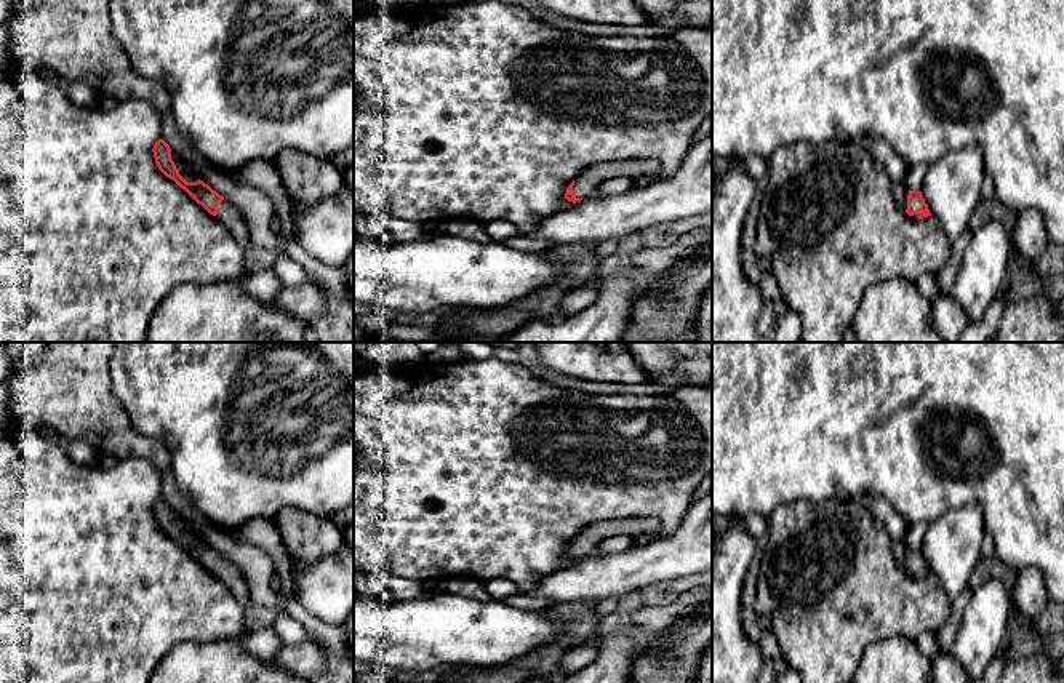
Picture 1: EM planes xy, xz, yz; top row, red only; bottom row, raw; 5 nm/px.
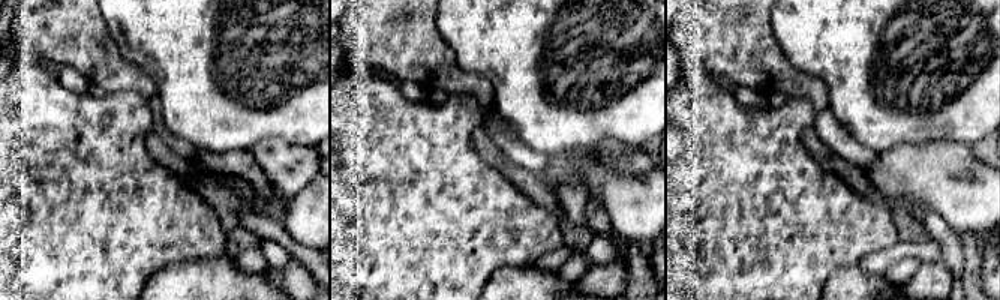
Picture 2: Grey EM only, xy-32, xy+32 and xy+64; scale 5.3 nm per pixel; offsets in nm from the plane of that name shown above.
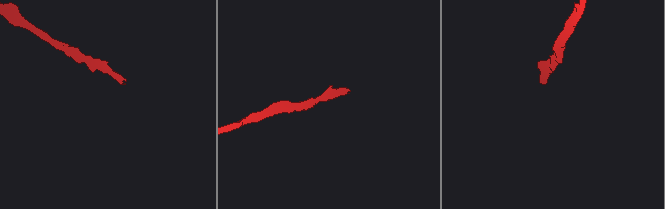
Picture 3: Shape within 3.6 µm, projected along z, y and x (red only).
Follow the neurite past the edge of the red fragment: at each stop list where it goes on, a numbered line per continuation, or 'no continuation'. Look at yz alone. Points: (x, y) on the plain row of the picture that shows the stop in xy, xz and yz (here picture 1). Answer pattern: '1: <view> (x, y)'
1: yz (900, 549)

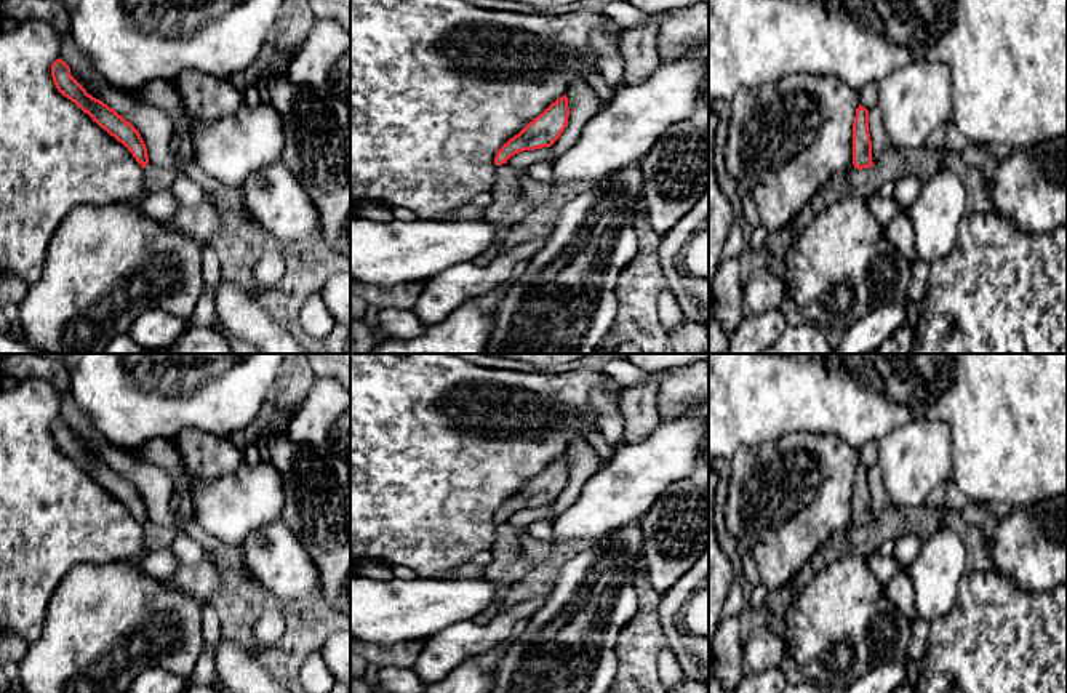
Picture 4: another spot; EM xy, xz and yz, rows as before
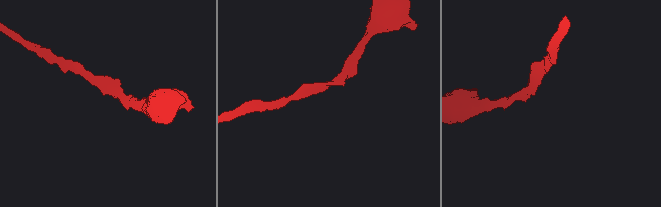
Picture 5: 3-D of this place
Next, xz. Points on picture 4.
no continuation

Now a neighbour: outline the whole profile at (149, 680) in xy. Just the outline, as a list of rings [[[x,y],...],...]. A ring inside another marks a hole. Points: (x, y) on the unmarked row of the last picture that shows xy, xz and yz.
[[[149,666],[138,674],[128,693],[186,693],[187,685],[189,679]]]

